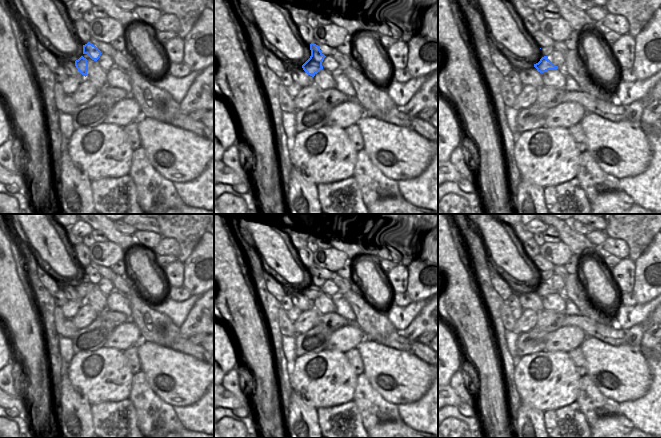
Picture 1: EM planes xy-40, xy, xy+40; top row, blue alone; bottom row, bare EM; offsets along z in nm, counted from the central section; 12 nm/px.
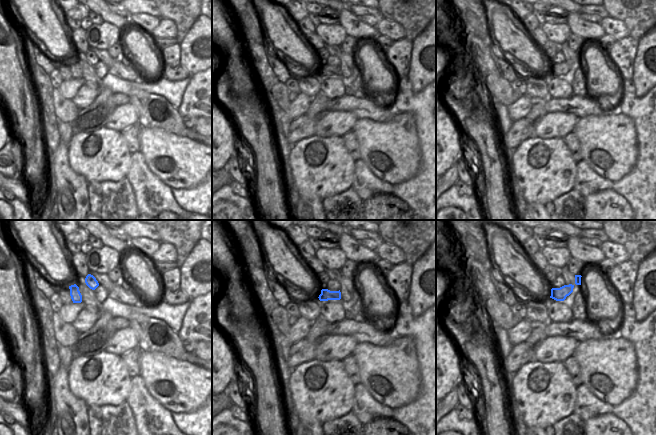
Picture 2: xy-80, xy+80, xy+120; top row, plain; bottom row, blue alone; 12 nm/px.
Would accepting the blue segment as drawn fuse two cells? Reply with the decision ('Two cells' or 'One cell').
Two cells

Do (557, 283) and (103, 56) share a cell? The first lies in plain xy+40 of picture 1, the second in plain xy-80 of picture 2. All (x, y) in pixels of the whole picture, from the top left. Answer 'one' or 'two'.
two

